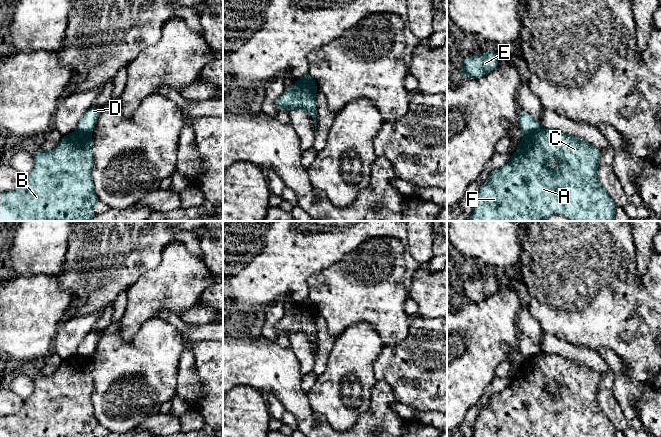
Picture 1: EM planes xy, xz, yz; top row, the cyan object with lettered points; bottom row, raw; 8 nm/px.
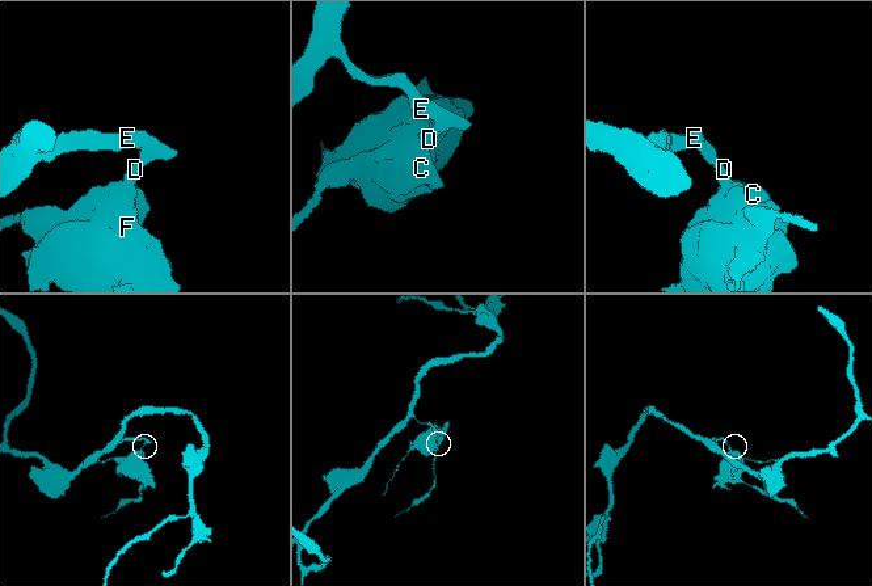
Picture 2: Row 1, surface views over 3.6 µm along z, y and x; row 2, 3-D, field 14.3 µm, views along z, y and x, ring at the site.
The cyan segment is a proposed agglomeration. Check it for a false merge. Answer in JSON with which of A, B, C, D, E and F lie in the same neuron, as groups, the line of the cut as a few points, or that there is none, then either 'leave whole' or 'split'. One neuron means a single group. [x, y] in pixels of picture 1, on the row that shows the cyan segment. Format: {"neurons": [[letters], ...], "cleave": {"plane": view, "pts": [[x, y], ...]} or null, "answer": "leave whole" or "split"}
{"neurons": [["A", "B", "C", "F"], ["D", "E"]], "cleave": {"plane": "yz", "pts": [[541, 127], [525, 134]]}, "answer": "split"}

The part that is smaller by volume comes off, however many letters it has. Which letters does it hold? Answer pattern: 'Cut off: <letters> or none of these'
Cut off: A, B, C, F

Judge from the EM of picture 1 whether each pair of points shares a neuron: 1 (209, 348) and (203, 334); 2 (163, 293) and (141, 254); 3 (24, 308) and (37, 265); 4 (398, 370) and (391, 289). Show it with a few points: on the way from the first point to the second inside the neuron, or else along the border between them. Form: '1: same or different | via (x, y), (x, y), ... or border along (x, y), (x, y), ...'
1: different | border along (212, 340), (200, 340), (193, 344)
2: different | border along (163, 249), (161, 261), (145, 271), (132, 284)
3: different | border along (12, 271), (20, 273), (45, 273), (56, 277)
4: different | border along (410, 326), (409, 333), (399, 343), (384, 347)

